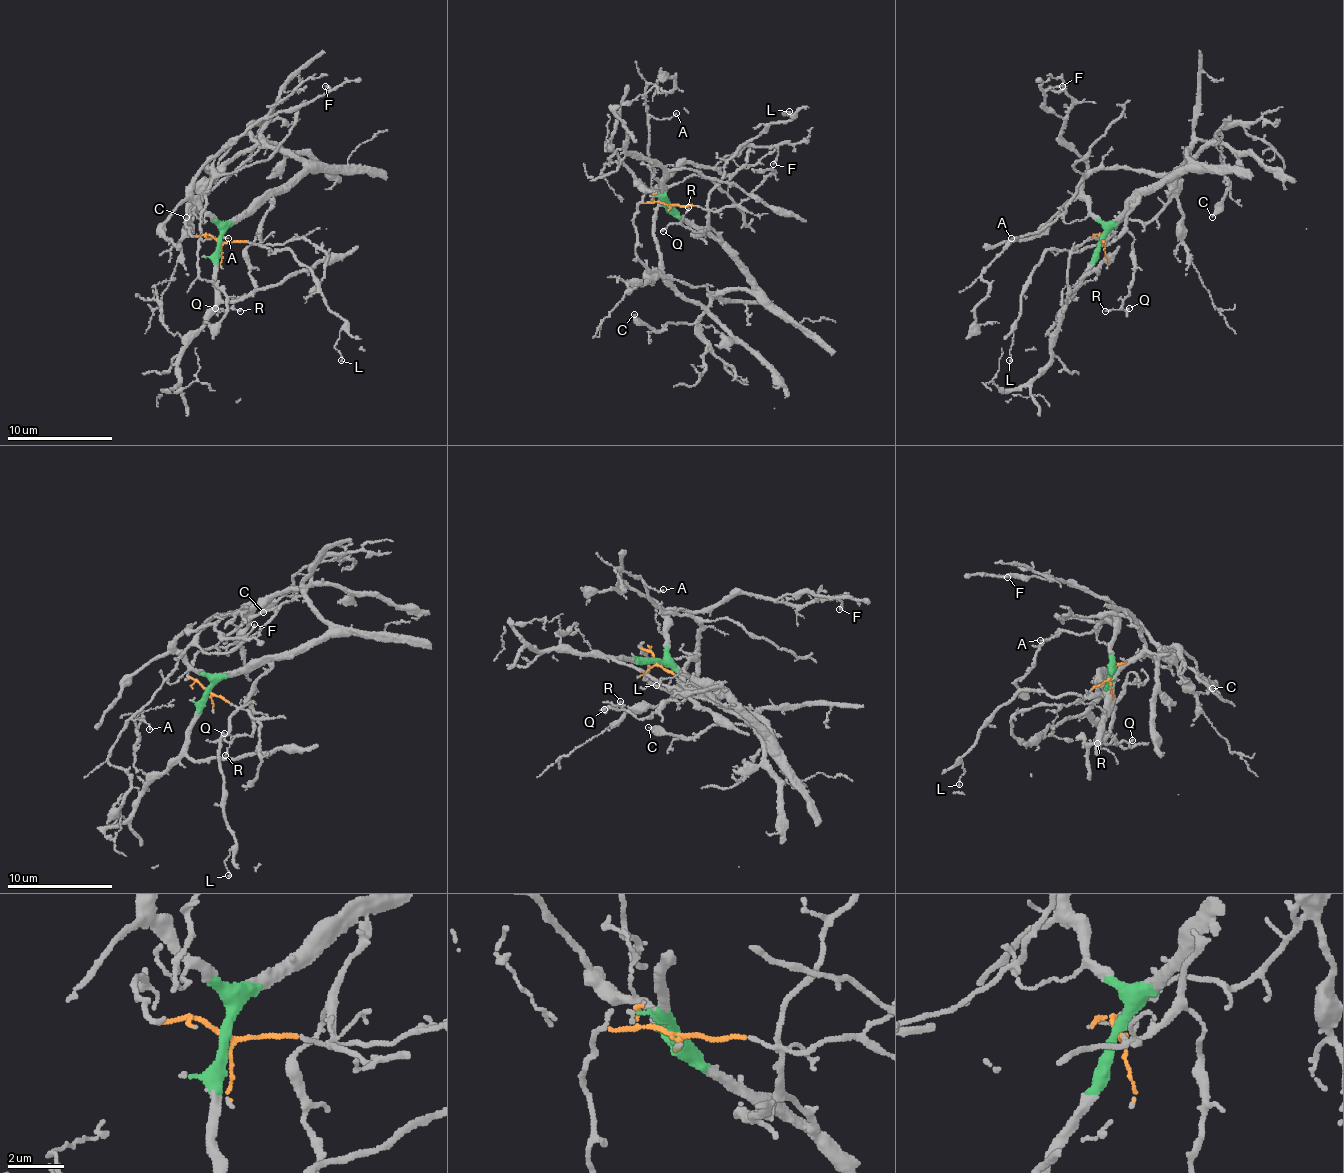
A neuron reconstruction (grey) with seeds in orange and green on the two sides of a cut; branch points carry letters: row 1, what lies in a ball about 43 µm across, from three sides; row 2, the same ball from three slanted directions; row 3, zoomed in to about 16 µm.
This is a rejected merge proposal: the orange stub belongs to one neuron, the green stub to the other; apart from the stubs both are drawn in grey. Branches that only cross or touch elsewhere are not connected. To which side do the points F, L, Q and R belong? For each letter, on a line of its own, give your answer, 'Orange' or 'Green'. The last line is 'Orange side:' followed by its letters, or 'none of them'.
F: Green
L: Green
Q: Green
R: Green
Orange side: none of them

